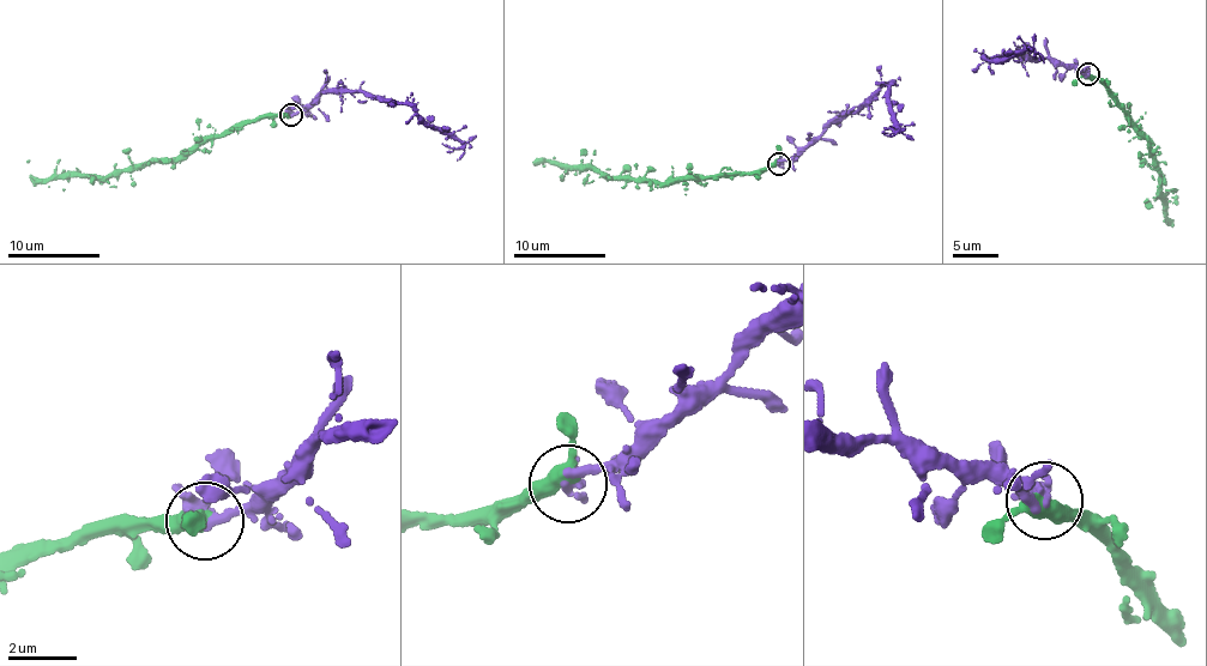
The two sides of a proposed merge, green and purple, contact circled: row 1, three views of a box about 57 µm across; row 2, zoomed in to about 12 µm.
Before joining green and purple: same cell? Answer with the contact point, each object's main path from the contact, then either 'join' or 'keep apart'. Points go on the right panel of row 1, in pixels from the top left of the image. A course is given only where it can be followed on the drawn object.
place (1088, 74); course green (1087, 76), (1110, 90), (1150, 144), (1162, 171), (1166, 217), (1171, 221), (1165, 206); course purple (1088, 74), (1021, 53), (984, 58), (989, 60), (1029, 48), (1034, 58); join

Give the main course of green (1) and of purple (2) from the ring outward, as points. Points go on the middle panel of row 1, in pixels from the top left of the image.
1: (778, 162), (741, 175), (656, 183), (614, 181), (545, 162), (536, 163), (544, 165)
2: (778, 164), (800, 155), (825, 132), (826, 126), (877, 96), (887, 83), (891, 120), (899, 129), (883, 128)

